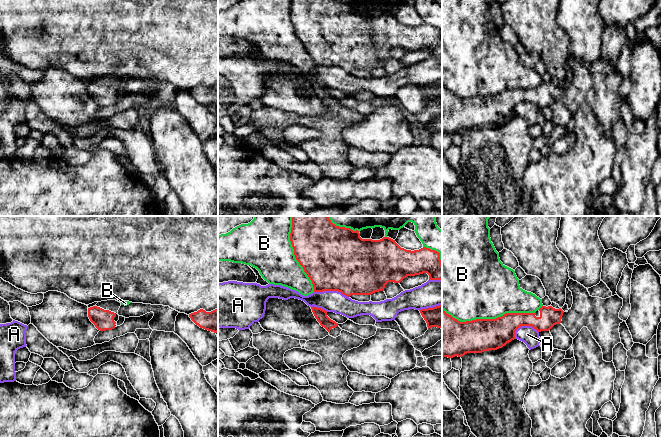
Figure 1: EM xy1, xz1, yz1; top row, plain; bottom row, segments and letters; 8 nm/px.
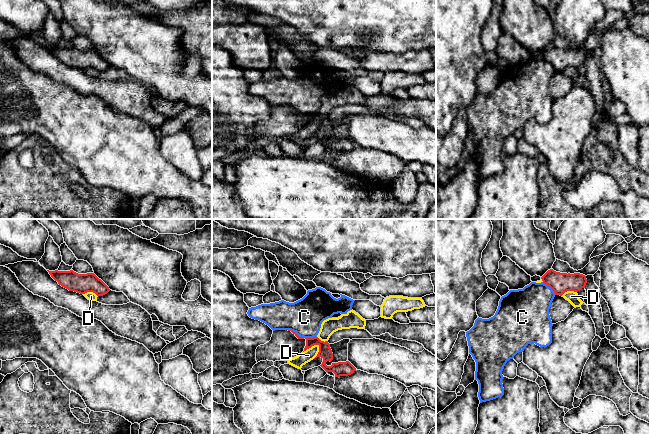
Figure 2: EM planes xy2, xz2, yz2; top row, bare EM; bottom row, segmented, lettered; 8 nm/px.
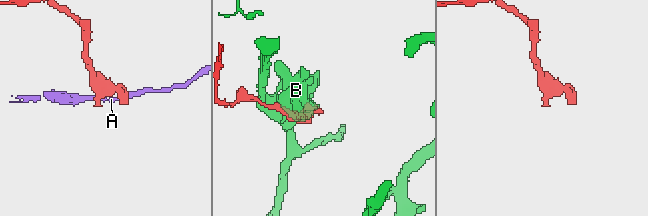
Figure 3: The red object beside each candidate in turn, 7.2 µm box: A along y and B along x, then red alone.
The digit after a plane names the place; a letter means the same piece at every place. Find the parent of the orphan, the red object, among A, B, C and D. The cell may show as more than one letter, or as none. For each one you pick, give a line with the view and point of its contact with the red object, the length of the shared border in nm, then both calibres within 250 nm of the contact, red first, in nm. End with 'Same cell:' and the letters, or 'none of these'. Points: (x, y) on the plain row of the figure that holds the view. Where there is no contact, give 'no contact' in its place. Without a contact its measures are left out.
Same cell: none of these

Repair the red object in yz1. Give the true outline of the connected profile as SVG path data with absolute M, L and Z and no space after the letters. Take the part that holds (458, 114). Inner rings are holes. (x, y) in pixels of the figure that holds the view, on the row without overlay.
M571 54L567 63L573 72L572 83L567 88L561 84L542 82L539 85L539 93L536 93L535 89L506 89L496 95L460 98L442 86L442 134L462 133L467 129L482 129L502 124L515 115L515 107L521 102L532 102L541 108L549 107L554 101L561 99L573 115L583 103L587 103L602 125L603 136L613 137L613 124L621 118L619 102L623 96L619 94L619 88L623 82L623 75L618 71L606 75L592 73L587 64Z

